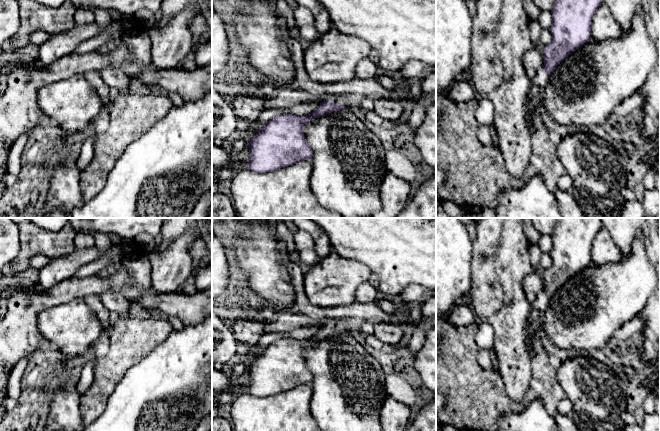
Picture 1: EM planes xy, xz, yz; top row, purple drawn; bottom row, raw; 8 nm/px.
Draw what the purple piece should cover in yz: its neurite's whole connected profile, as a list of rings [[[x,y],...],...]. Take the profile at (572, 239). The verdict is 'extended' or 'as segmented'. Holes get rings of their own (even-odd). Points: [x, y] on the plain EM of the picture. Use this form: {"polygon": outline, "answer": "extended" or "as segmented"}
{"polygon": [[[557,218],[549,253],[552,265],[543,274],[544,289],[531,309],[544,312],[556,291],[589,266],[592,243],[601,228],[601,218]]], "answer": "extended"}

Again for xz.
{"polygon": [[[331,320],[321,326],[309,339],[281,338],[263,349],[247,366],[250,380],[247,392],[252,396],[276,395],[304,384],[311,384],[313,376],[306,367],[304,349],[312,343],[340,335],[346,331],[344,322]]], "answer": "extended"}

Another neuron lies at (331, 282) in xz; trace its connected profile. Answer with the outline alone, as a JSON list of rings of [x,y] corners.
[[[331,251],[327,257],[305,269],[304,293],[317,307],[348,305],[355,301],[357,288],[367,282],[371,273],[364,264]]]

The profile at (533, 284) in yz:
[[[535,269],[530,272],[524,279],[523,288],[525,295],[530,304],[532,304],[539,293],[544,289],[544,279]]]

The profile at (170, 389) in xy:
[[[212,316],[196,324],[184,325],[182,330],[174,329],[163,343],[127,371],[109,397],[104,412],[92,424],[80,431],[194,431],[207,413],[212,413]]]

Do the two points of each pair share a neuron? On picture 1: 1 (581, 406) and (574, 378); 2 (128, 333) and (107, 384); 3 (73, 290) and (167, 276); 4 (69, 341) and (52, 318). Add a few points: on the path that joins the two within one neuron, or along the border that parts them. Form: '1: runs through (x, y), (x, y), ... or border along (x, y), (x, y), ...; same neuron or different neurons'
1: runs through (581, 399), (581, 385); same neuron
2: runs through (128, 346), (122, 356), (108, 371); same neuron
3: border along (150, 288), (157, 293), (174, 293); different neurons
4: runs through (69, 335), (58, 324); same neuron

